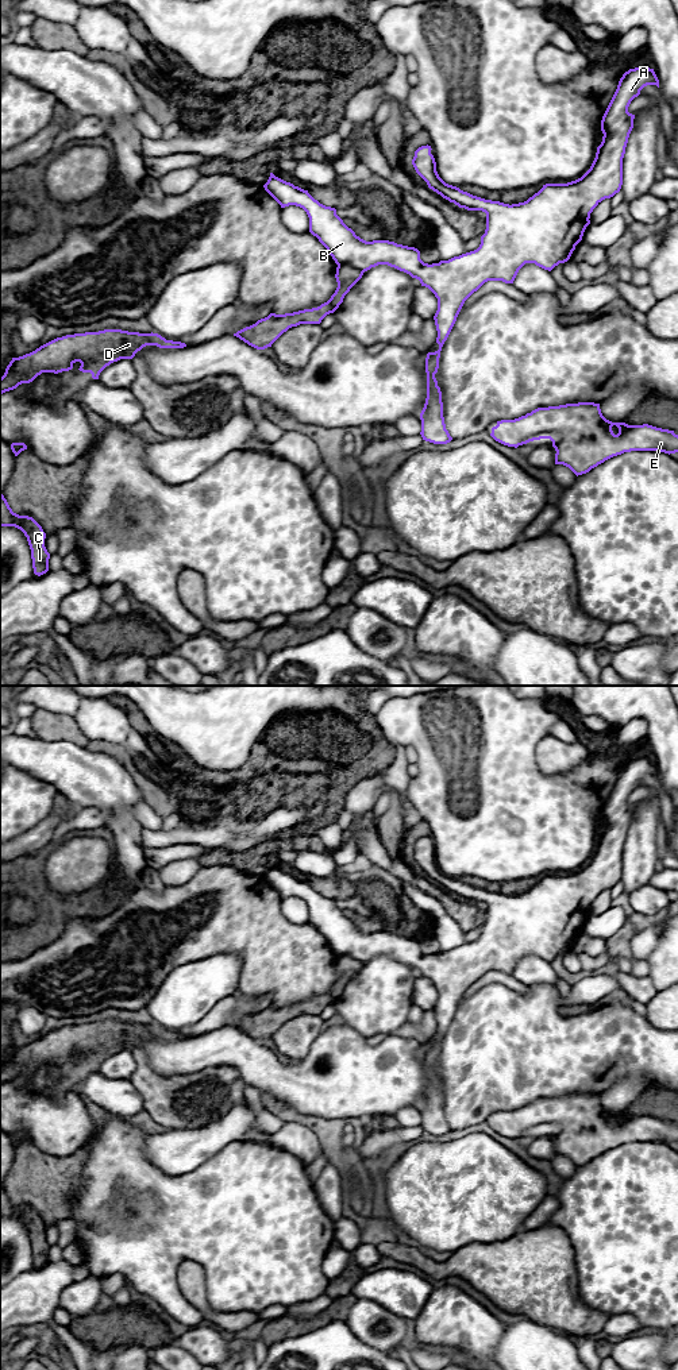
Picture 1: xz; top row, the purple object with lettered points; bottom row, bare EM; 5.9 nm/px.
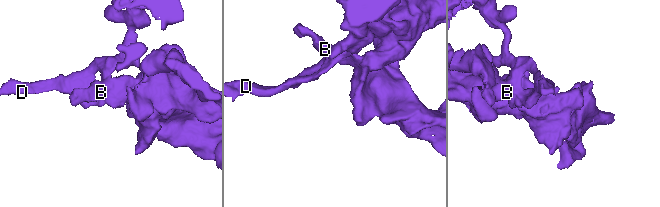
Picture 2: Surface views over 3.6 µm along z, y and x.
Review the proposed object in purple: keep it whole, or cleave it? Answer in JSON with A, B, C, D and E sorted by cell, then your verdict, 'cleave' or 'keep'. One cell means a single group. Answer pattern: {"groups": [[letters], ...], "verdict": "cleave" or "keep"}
{"groups": [["A", "B", "C", "D", "E"]], "verdict": "keep"}

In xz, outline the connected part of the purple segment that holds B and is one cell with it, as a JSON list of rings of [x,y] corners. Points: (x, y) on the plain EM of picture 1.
[[[639,757],[629,760],[619,772],[617,780],[602,807],[601,822],[604,825],[601,835],[597,838],[596,849],[590,860],[578,871],[567,875],[546,875],[543,879],[524,894],[504,895],[500,892],[485,891],[446,875],[436,862],[436,853],[431,845],[431,837],[421,837],[415,842],[412,856],[416,864],[427,873],[428,879],[443,889],[467,902],[482,902],[486,904],[486,921],[481,927],[477,941],[454,948],[439,954],[424,954],[420,942],[415,938],[397,935],[389,931],[366,933],[355,926],[343,911],[336,906],[336,900],[325,898],[315,891],[308,881],[286,873],[273,864],[263,876],[265,881],[281,896],[281,899],[296,896],[303,899],[309,908],[309,923],[319,930],[332,948],[336,958],[338,979],[331,989],[317,999],[304,1000],[293,1004],[276,1006],[258,1011],[234,1027],[239,1029],[257,1041],[265,1041],[289,1019],[300,1015],[320,1015],[321,1011],[334,1004],[343,993],[344,987],[362,969],[363,964],[378,956],[388,956],[409,965],[420,972],[421,977],[428,979],[438,989],[438,1002],[434,1007],[439,1041],[428,1043],[425,1049],[427,1064],[427,1089],[420,1104],[421,1128],[434,1135],[447,1135],[452,1131],[446,1120],[443,1108],[442,1083],[438,1077],[435,1065],[439,1060],[440,1042],[447,1031],[465,992],[488,972],[502,972],[513,975],[519,961],[525,954],[551,962],[559,954],[570,950],[575,937],[582,931],[586,918],[590,915],[590,904],[605,889],[613,888],[623,876],[623,849],[629,825],[633,819],[635,806],[628,803],[631,792],[640,786],[647,776],[656,776],[659,771],[654,760]]]

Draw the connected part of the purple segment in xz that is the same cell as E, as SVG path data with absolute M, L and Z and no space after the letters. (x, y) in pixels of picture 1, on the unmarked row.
M594 1093L538 1099L519 1109L497 1112L490 1127L515 1139L550 1130L556 1142L555 1155L569 1158L577 1168L624 1143L678 1143L674 1122L648 1115L612 1114Z

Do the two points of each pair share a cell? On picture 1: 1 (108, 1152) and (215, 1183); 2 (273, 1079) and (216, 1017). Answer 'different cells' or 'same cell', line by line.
1: same cell
2: different cells

